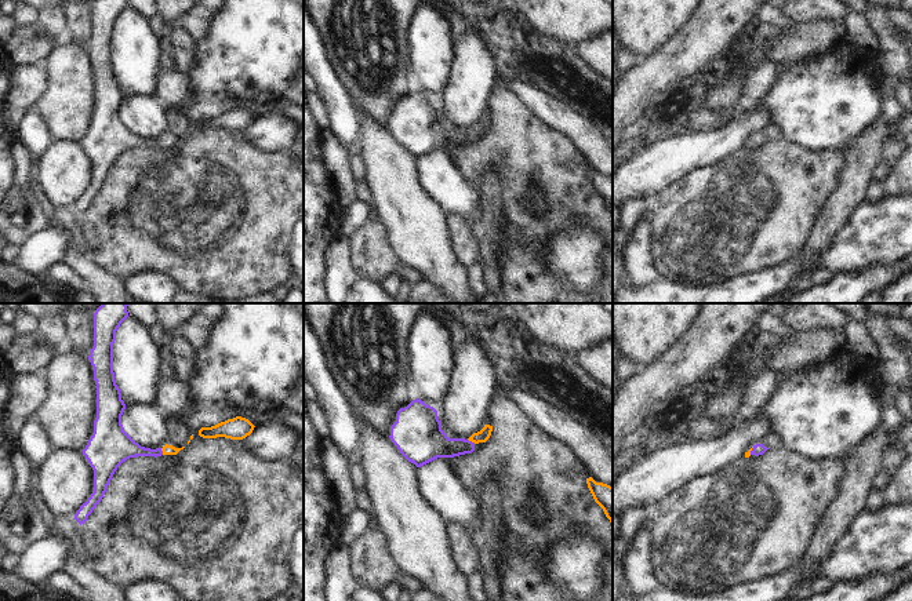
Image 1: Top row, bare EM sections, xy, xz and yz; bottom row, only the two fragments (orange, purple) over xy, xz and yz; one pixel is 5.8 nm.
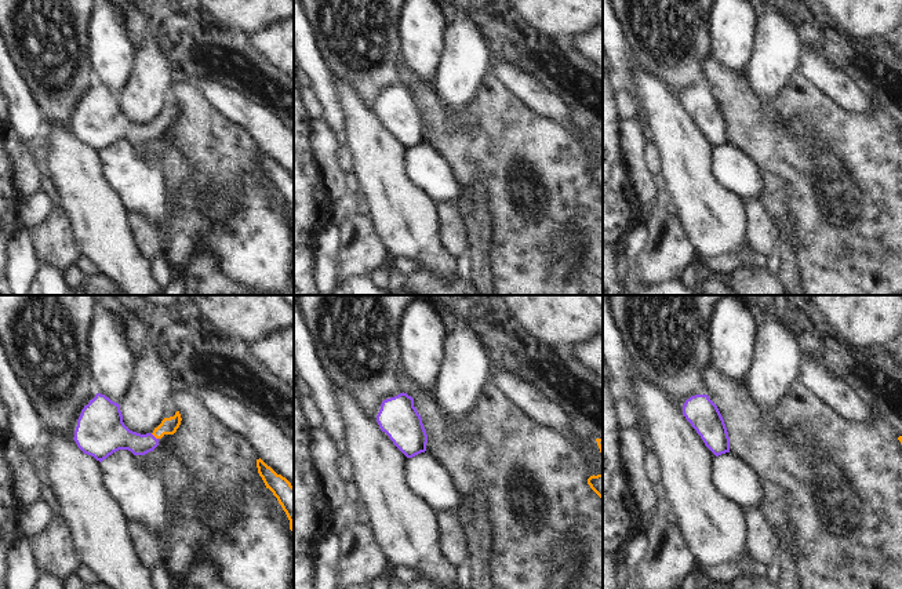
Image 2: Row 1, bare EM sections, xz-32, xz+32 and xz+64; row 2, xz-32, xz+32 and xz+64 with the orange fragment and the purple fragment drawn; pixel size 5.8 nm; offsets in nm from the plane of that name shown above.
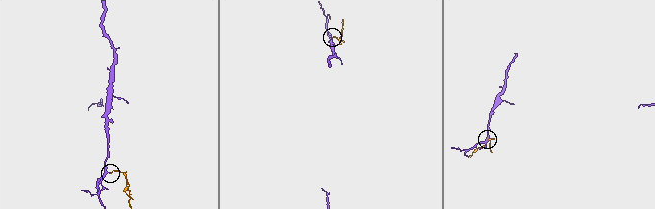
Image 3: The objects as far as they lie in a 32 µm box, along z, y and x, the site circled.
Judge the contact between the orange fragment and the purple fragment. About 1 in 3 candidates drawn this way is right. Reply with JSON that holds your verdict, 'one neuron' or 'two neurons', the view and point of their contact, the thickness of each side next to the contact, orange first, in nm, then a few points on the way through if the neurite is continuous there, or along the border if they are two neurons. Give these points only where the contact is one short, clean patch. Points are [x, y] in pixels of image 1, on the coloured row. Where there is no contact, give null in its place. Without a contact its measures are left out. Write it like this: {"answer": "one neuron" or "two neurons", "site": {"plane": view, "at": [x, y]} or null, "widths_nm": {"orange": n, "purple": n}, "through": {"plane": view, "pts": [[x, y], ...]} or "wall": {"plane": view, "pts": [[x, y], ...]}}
{"answer": "one neuron", "site": {"plane": "xz", "at": [472, 441]}, "widths_nm": {"orange": 70, "purple": 200}, "through": {"plane": "xz", "pts": [[482, 436], [472, 441], [429, 441]]}}

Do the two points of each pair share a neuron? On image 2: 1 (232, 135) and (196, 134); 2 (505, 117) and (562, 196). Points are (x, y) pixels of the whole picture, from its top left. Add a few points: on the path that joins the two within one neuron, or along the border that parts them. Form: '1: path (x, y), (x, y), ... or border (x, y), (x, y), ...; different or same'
1: path (224, 135), (204, 135); same
2: path (505, 137), (542, 177); same

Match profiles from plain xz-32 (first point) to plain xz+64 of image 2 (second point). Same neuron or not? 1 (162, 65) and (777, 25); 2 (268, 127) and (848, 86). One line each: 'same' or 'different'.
1: same
2: same

